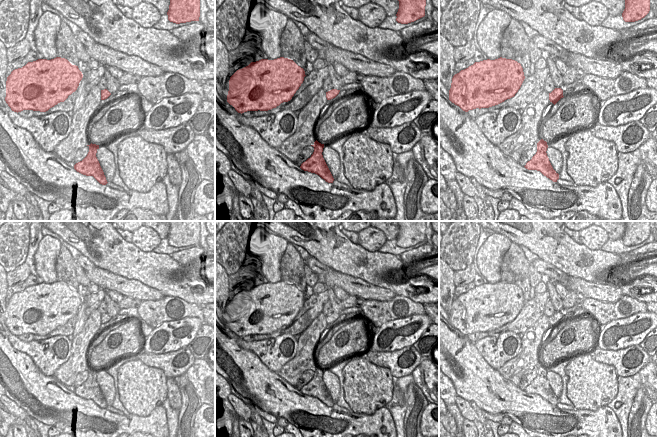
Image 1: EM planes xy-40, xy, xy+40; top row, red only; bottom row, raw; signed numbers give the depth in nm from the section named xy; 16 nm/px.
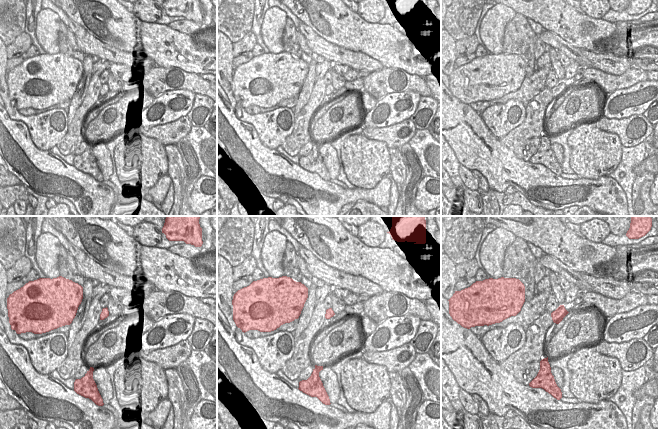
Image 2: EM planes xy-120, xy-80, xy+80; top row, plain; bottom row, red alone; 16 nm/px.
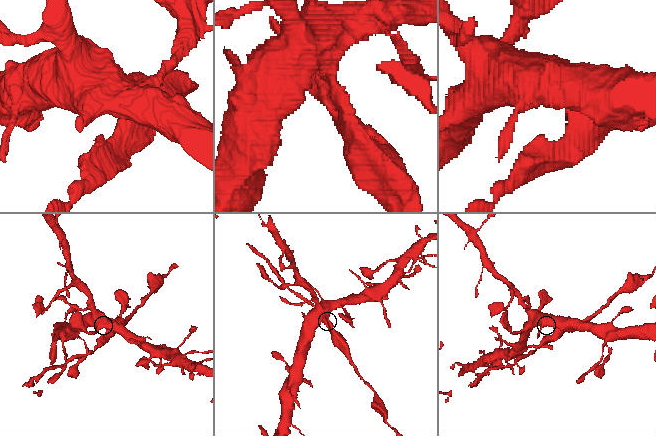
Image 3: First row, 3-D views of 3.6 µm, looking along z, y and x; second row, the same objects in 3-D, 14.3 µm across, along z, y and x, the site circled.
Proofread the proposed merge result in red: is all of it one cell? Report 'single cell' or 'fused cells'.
fused cells

